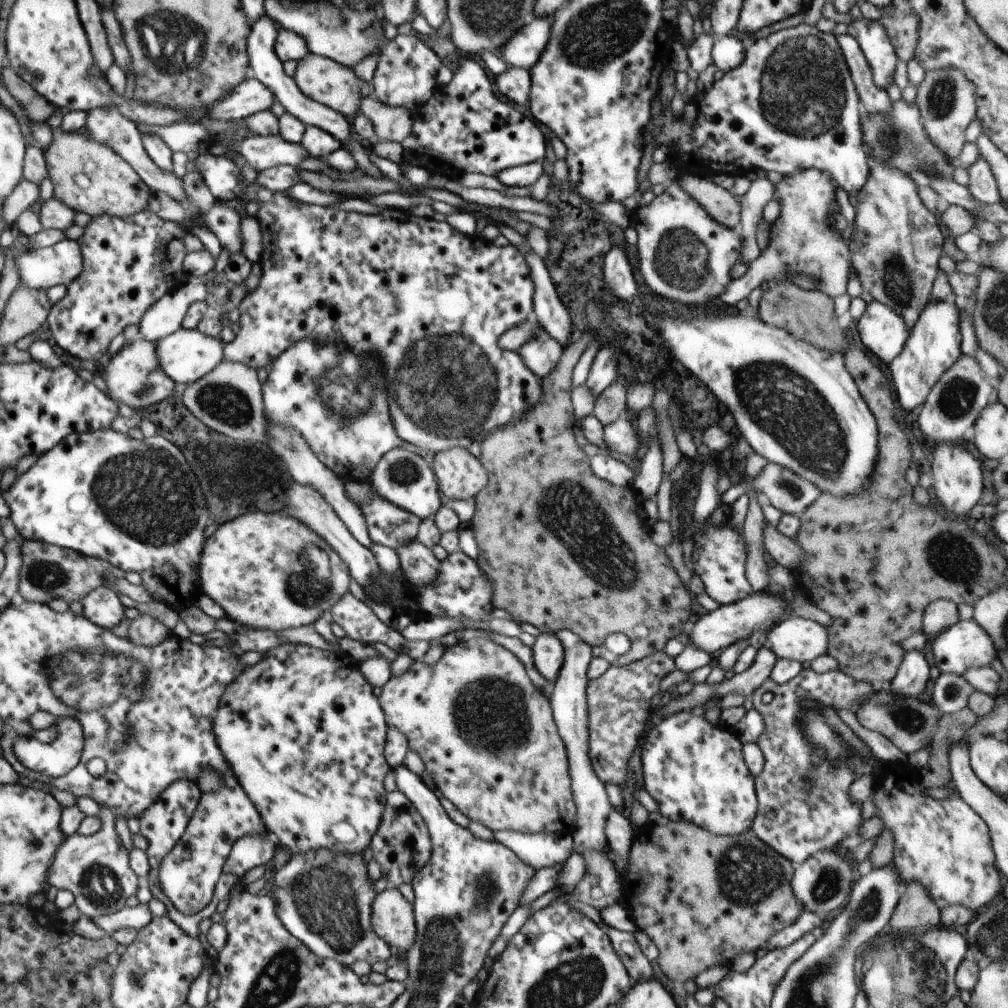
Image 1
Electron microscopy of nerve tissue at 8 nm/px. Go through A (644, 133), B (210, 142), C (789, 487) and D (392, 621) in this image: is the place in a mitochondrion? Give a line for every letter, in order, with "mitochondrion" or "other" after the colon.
A: other
B: other
C: mitochondrion
D: other

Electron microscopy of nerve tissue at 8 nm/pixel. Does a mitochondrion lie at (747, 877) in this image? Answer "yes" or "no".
yes

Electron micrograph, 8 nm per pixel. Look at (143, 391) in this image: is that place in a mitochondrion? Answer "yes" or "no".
yes

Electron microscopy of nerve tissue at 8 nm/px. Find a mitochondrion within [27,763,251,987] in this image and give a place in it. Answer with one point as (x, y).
(101, 887)

